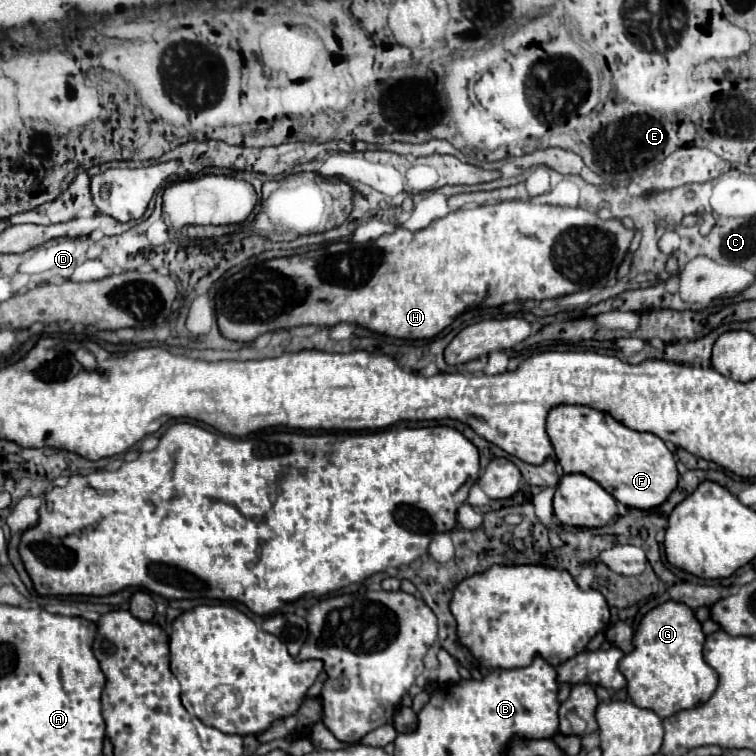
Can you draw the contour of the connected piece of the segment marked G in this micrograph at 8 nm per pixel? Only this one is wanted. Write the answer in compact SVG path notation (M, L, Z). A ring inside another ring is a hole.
M669 600L649 610L633 636L633 650L619 662L631 700L641 708L655 710L661 718L707 702L719 684L719 676L703 660L703 644L701 622L687 604Z

